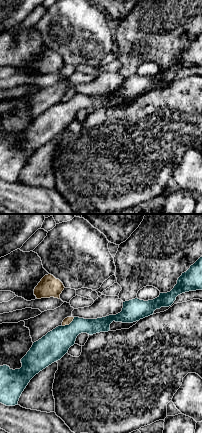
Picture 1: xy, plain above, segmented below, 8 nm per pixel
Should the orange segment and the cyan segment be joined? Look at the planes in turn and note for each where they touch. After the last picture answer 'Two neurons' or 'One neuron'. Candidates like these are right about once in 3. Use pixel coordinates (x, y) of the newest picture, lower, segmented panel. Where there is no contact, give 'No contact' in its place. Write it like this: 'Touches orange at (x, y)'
Touches orange at (68, 324)

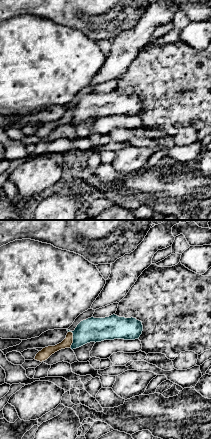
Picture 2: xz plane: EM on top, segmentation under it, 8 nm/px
Touches orange at (72, 339)

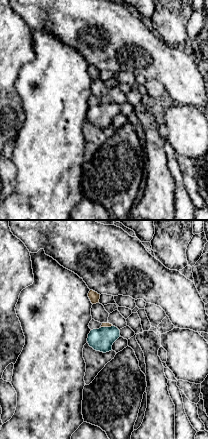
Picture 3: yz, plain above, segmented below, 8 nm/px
Touches orange at (106, 326)

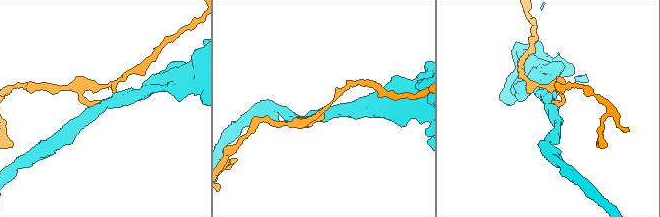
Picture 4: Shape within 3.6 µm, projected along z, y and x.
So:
Two neurons

